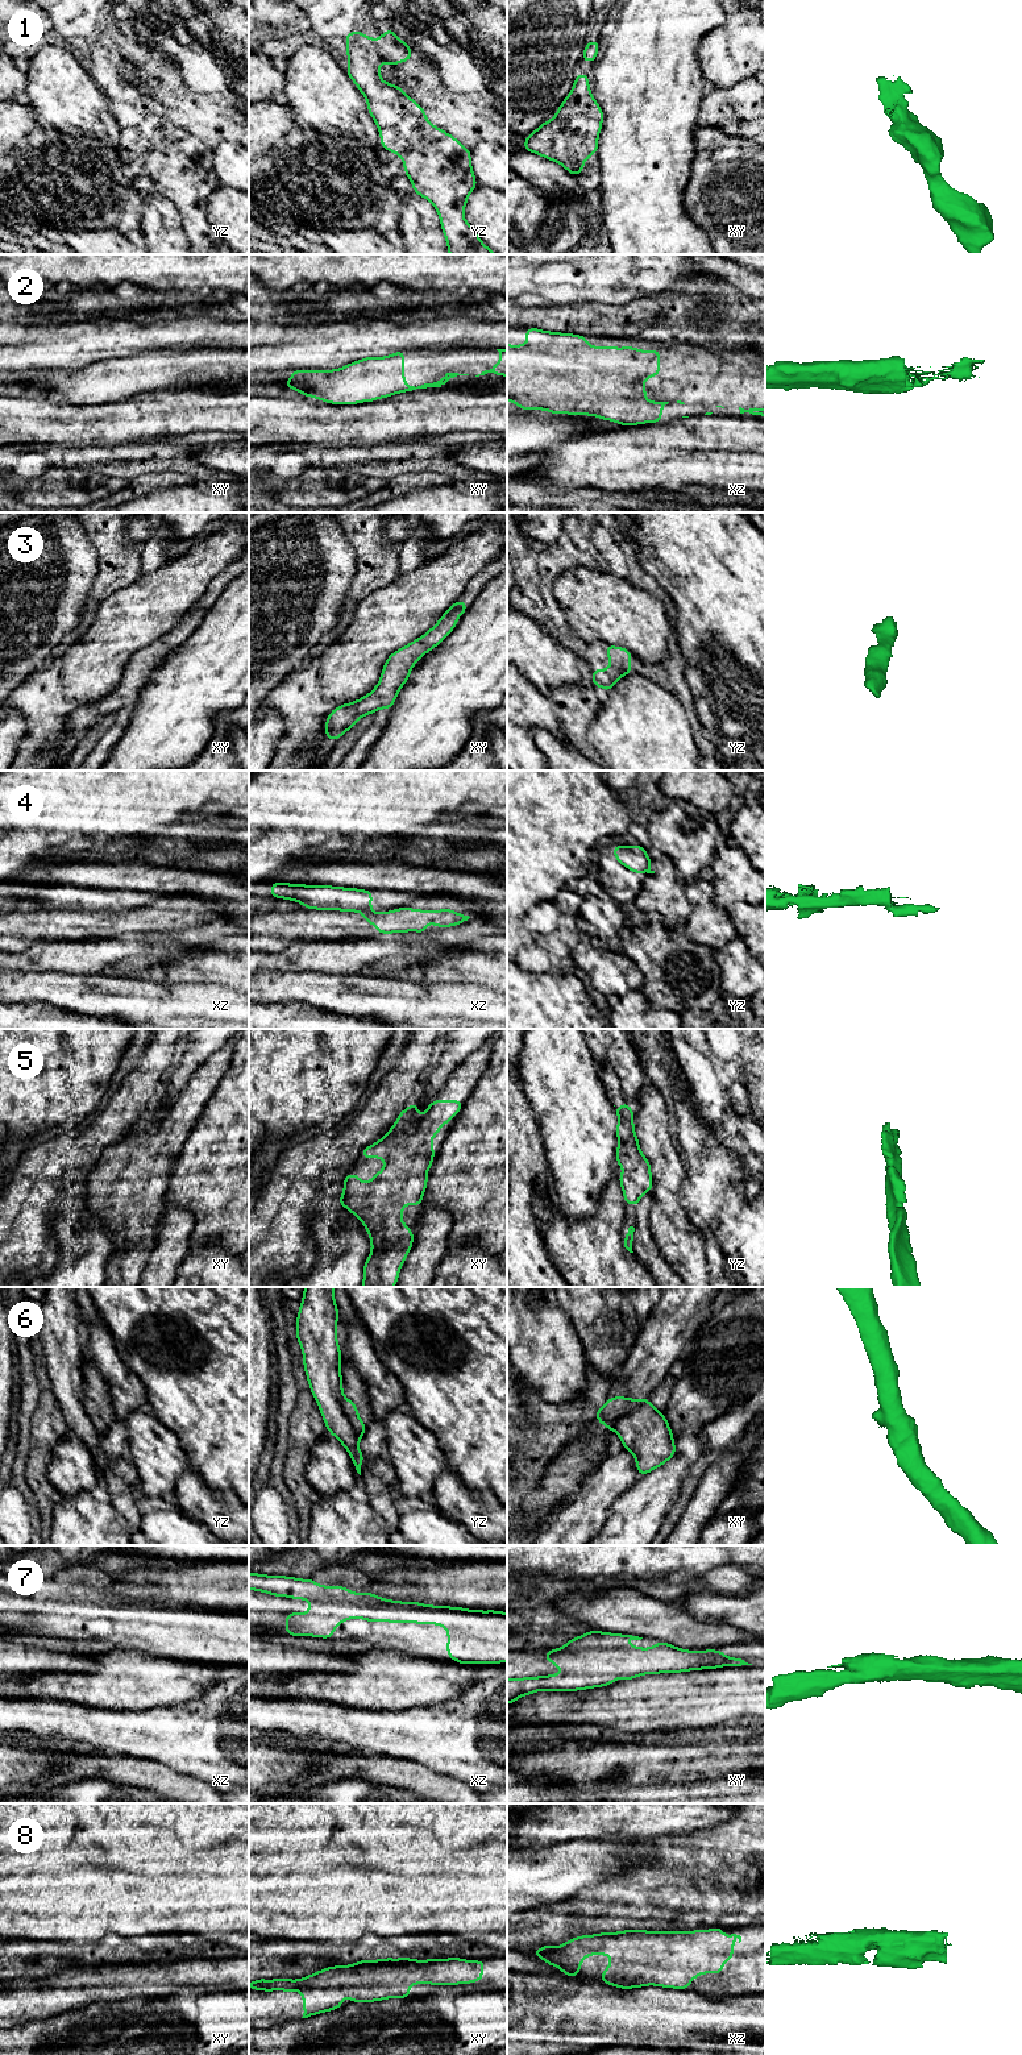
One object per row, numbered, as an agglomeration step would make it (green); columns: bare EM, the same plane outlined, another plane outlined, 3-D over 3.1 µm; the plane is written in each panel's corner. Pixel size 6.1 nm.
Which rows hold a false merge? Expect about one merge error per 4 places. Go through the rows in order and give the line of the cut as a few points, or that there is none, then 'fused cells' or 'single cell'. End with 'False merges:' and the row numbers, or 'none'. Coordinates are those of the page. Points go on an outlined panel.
1: no cut | single cell
2: no cut | single cell
3: no cut | single cell
4: xz (358, 910), (370, 912) | fused cells
5: no cut | single cell
6: yz (343, 1397), (343, 1411), (361, 1436) | fused cells
7: no cut | single cell
8: no cut | single cell
False merges: 4, 6

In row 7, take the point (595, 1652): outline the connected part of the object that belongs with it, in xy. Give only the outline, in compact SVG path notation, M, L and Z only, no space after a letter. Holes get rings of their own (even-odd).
M591 1630L570 1639L564 1647L544 1653L547 1661L568 1673L507 1680L507 1705L541 1690L576 1691L607 1686L616 1678L633 1680L640 1674L752 1665L741 1658L726 1657L723 1651L685 1651L662 1641L652 1648L623 1643L641 1639Z

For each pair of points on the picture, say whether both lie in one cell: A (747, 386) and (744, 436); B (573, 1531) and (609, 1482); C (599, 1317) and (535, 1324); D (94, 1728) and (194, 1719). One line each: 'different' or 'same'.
A: different
B: same
C: different
D: same

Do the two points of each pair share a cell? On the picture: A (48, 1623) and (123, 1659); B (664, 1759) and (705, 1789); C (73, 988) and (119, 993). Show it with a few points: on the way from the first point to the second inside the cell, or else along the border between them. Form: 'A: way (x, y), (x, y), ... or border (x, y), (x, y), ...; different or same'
A: border (116, 1645), (141, 1649), (146, 1653); different
B: border (714, 1779), (667, 1782); different
C: way (84, 993), (107, 993); same

